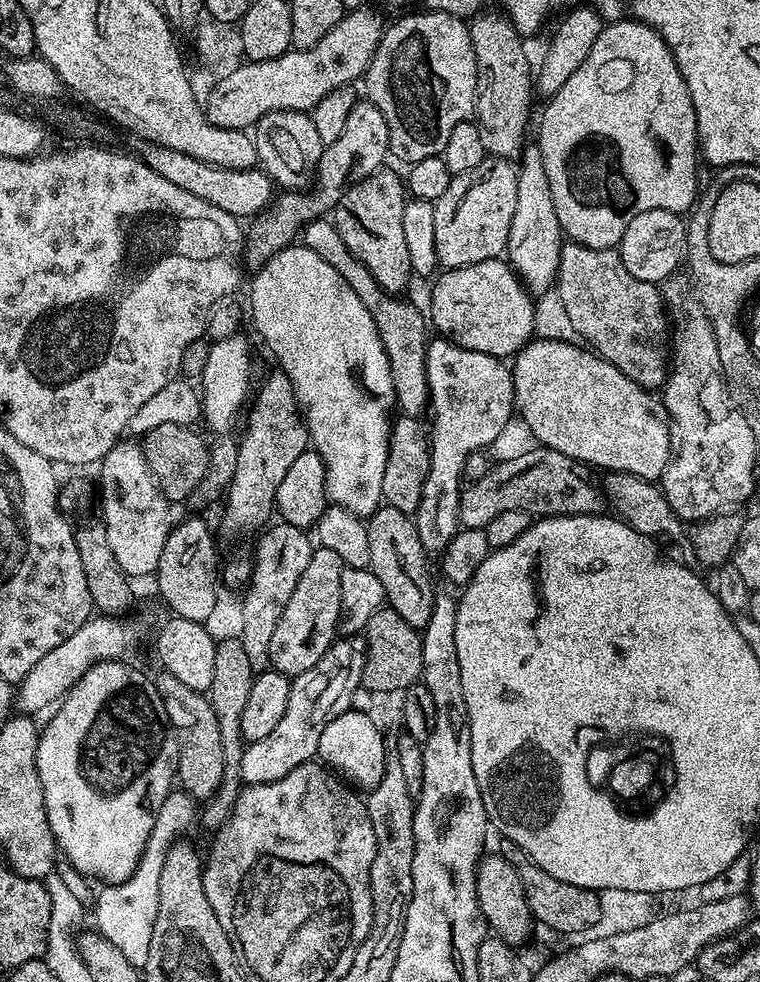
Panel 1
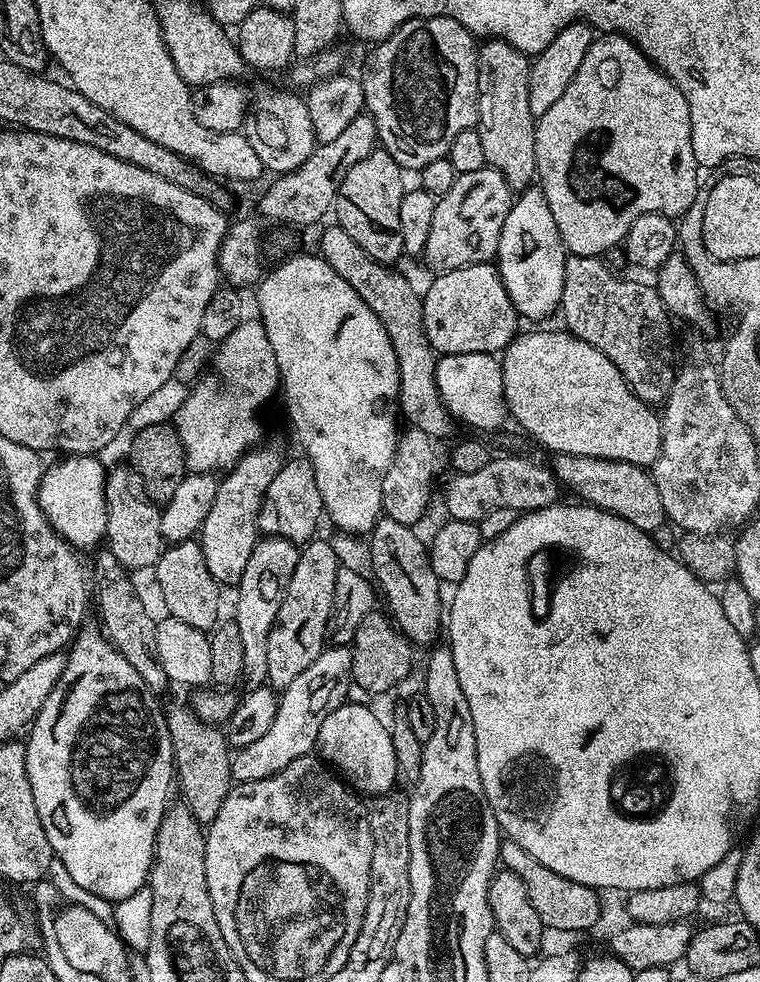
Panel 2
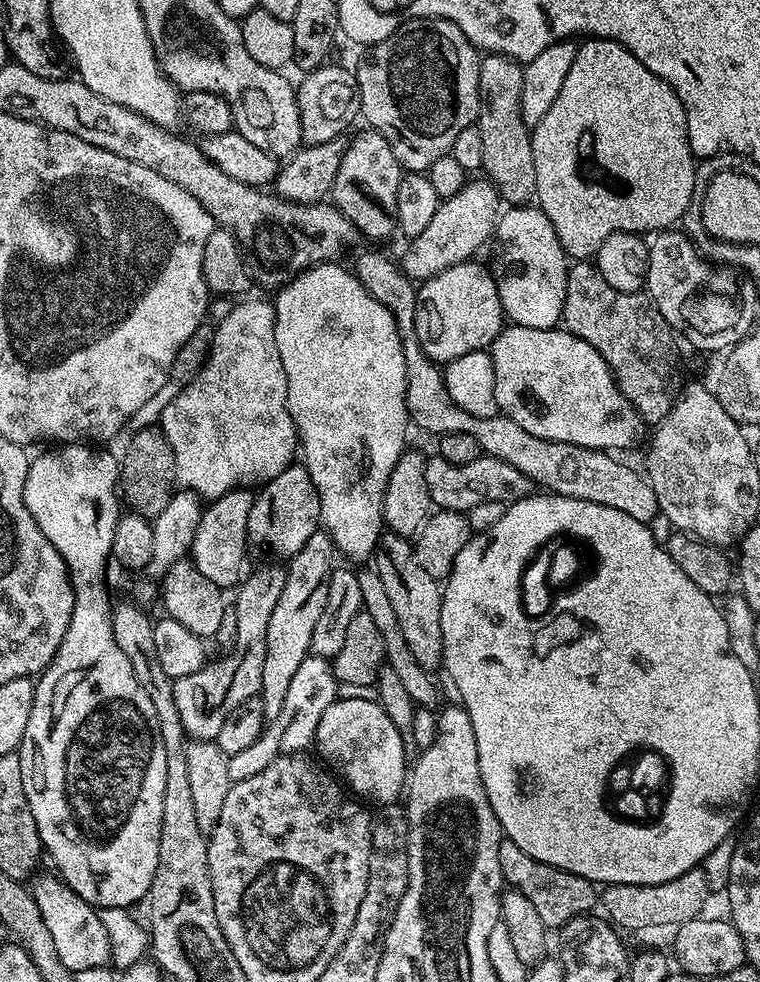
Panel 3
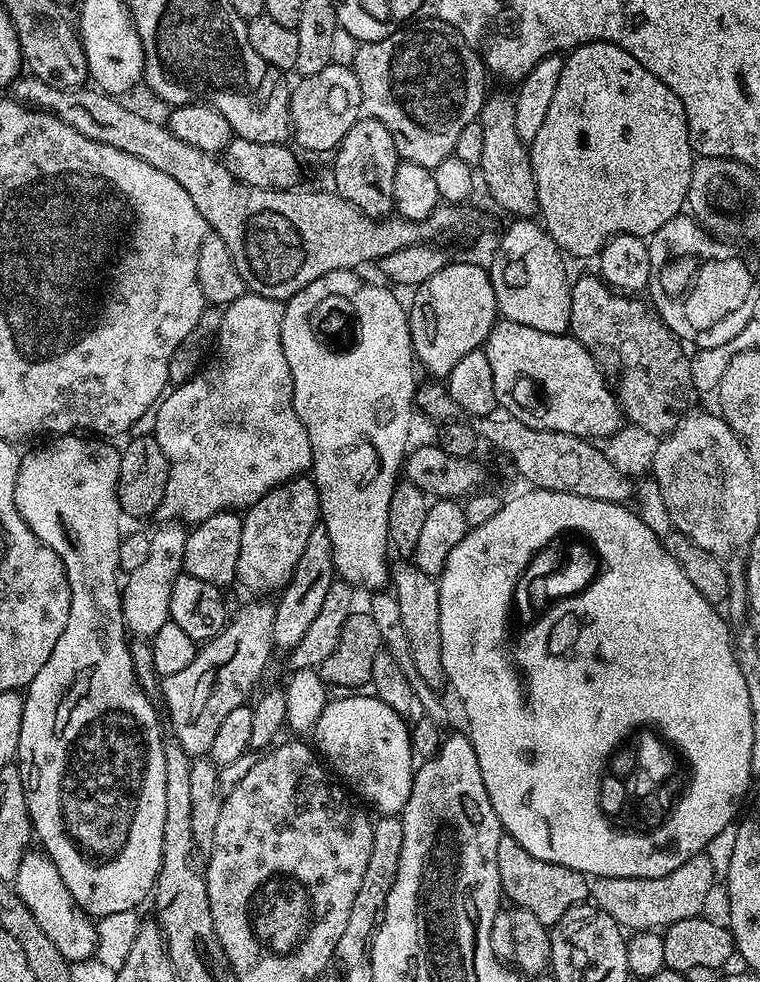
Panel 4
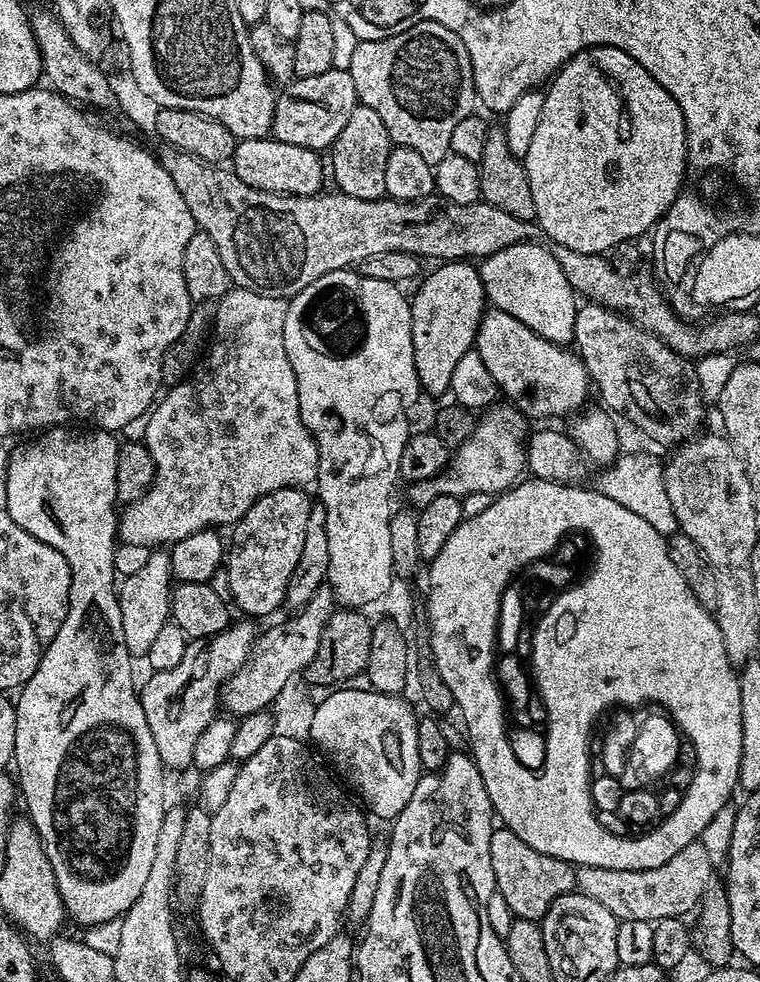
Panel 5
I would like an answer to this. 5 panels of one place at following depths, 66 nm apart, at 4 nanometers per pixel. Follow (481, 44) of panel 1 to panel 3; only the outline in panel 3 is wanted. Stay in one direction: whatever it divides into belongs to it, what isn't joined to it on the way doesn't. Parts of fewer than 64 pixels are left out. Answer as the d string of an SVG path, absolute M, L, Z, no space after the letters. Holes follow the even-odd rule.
M488 54L480 61L478 127L482 134L482 172L508 206L527 205L536 194L532 133L522 118L523 73L523 67L509 56Z

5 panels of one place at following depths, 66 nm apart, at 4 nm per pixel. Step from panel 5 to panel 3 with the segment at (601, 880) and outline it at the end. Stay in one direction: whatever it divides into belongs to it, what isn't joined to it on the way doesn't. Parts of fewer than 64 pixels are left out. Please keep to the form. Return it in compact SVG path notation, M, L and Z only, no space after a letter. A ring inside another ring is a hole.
M703 867L691 868L686 874L670 882L654 886L637 884L610 884L602 892L603 915L617 929L624 928L668 928L697 919L708 900L708 876ZM672 924L672 925L671 925Z

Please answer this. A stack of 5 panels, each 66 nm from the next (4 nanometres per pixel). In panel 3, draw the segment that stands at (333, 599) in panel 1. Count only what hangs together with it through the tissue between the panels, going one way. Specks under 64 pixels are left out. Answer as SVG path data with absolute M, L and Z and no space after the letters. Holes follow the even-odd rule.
M317 530L310 534L306 546L302 546L302 550L298 550L287 561L286 586L282 586L278 606L274 606L274 614L270 614L270 626L266 626L266 662L262 662L259 697L264 704L265 717L269 721L278 717L286 690L289 689L298 666L301 666L311 653L314 626L318 626L318 618L322 618L322 610L326 610L334 567L332 556L336 555L336 545L333 544L331 536L327 531Z

